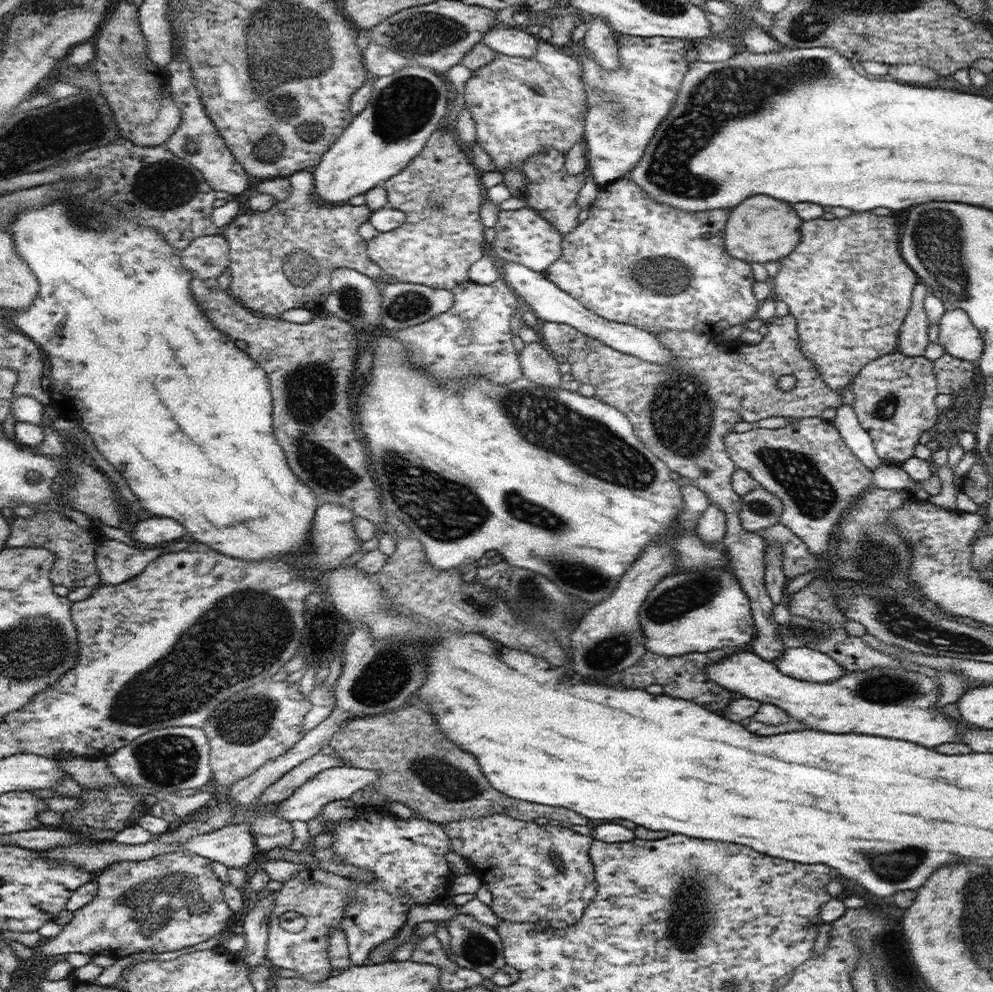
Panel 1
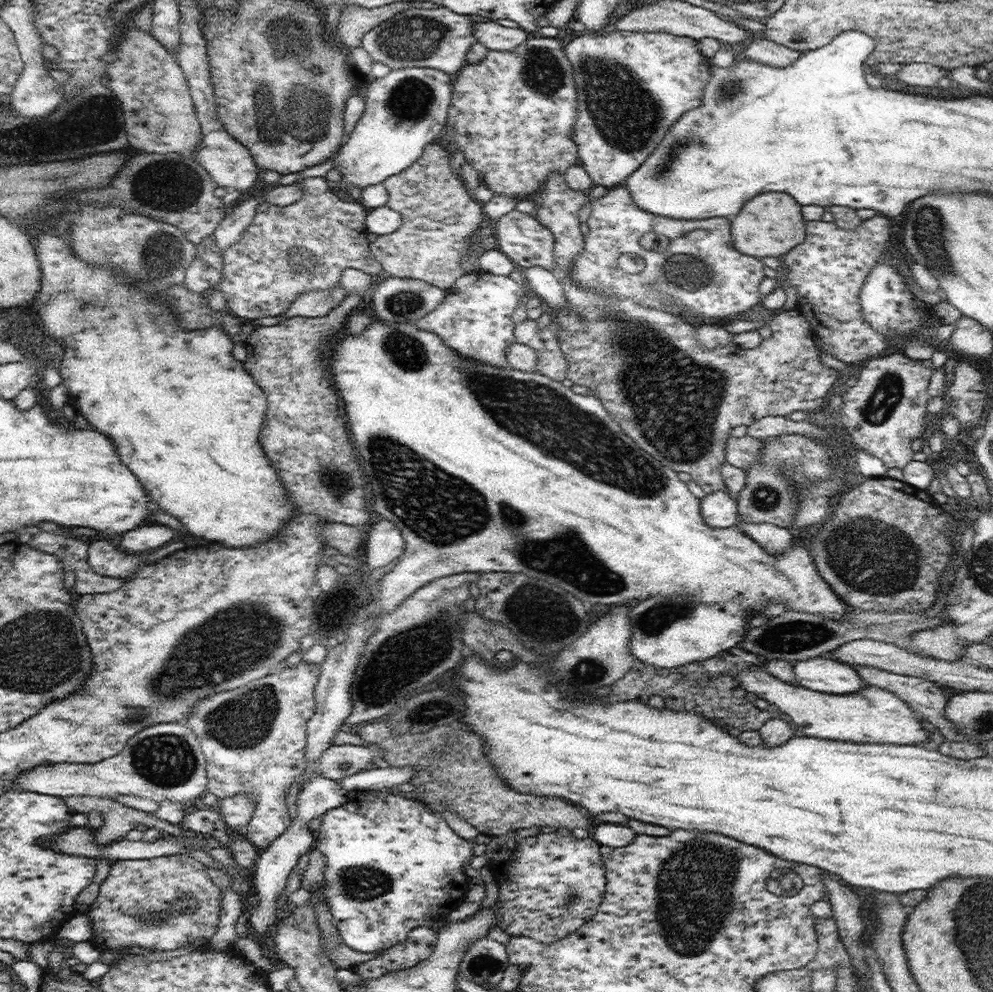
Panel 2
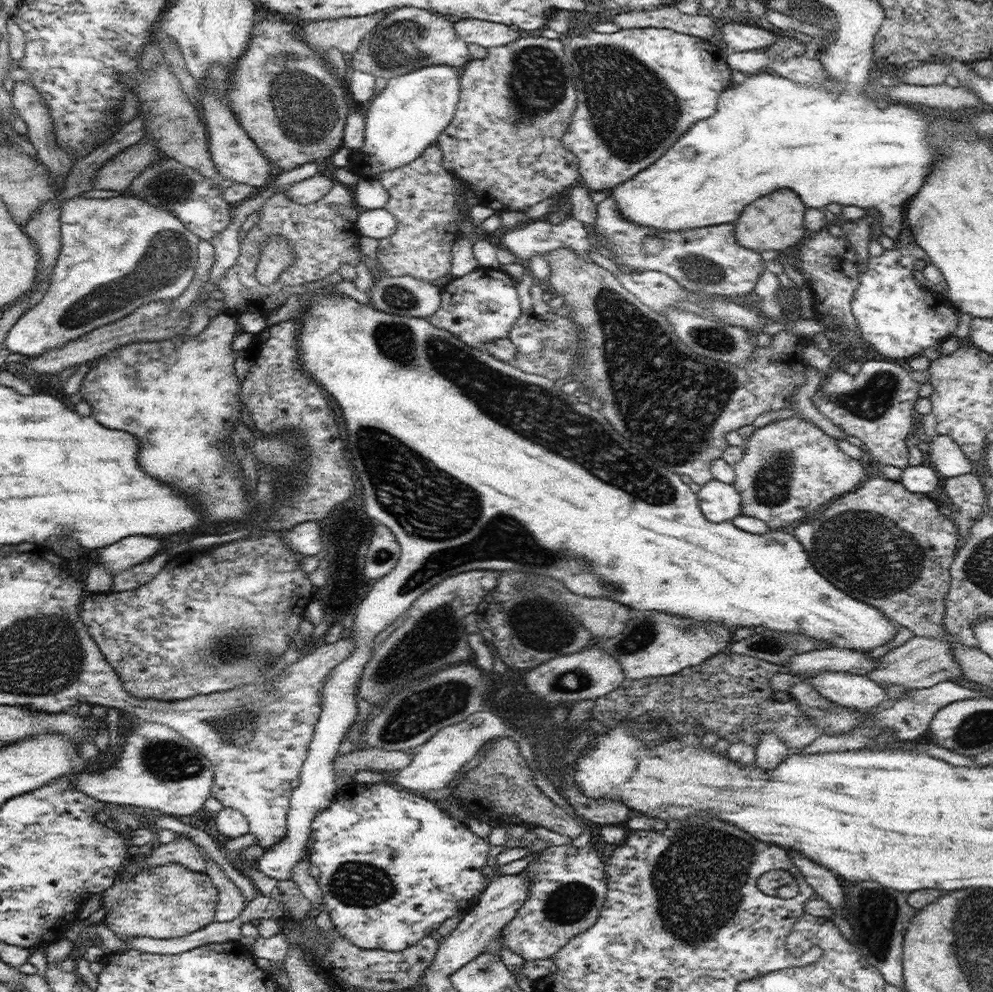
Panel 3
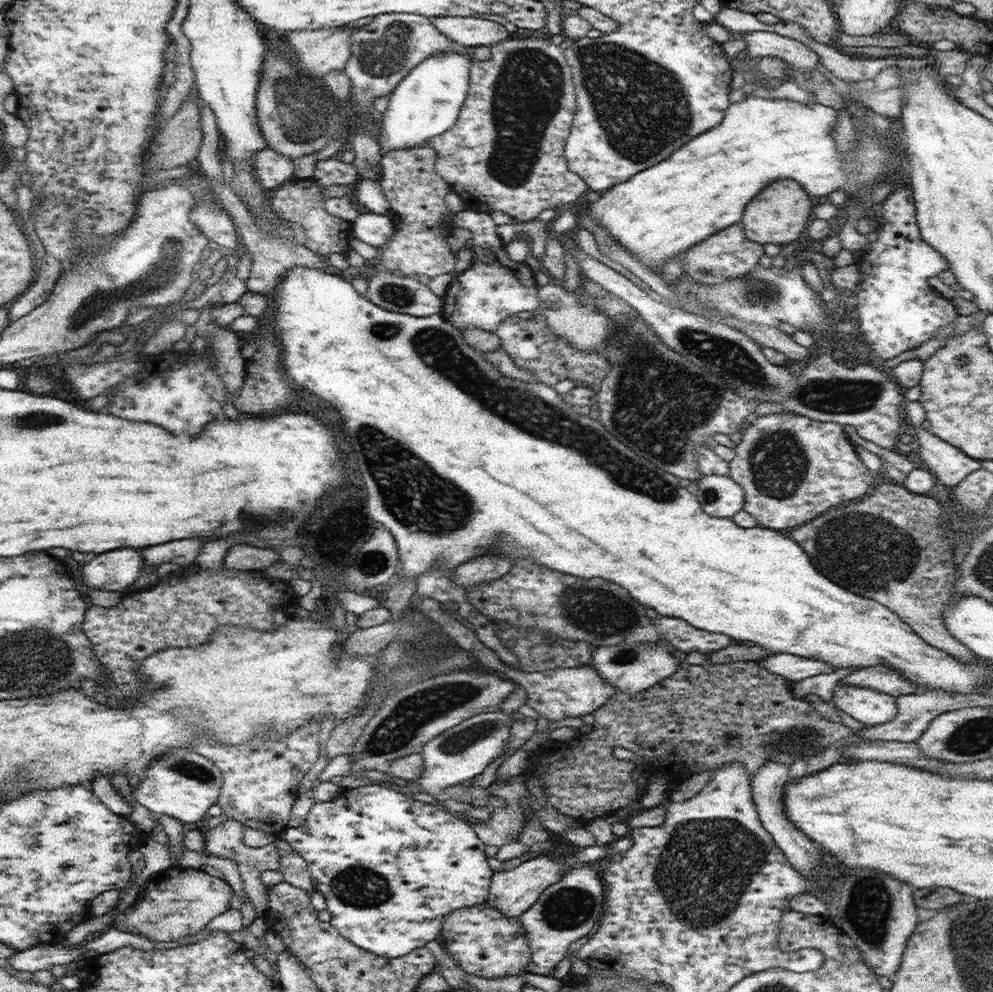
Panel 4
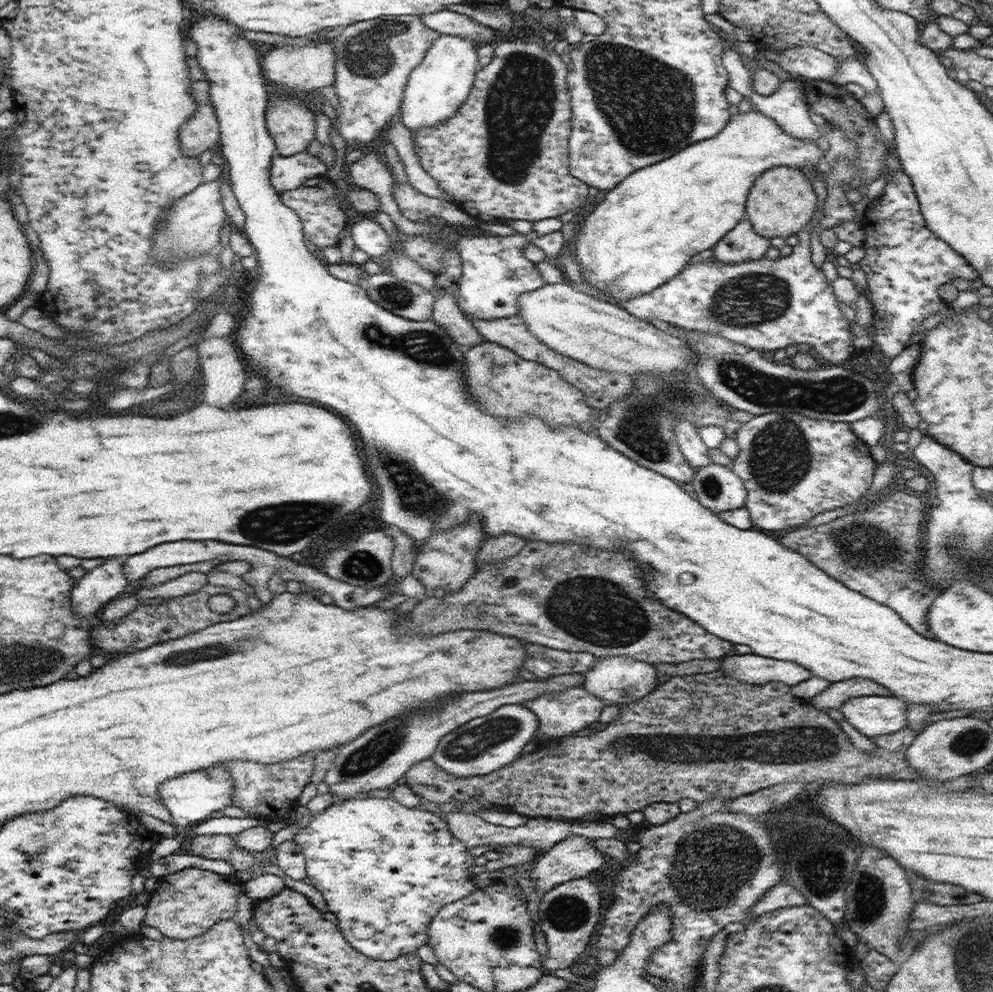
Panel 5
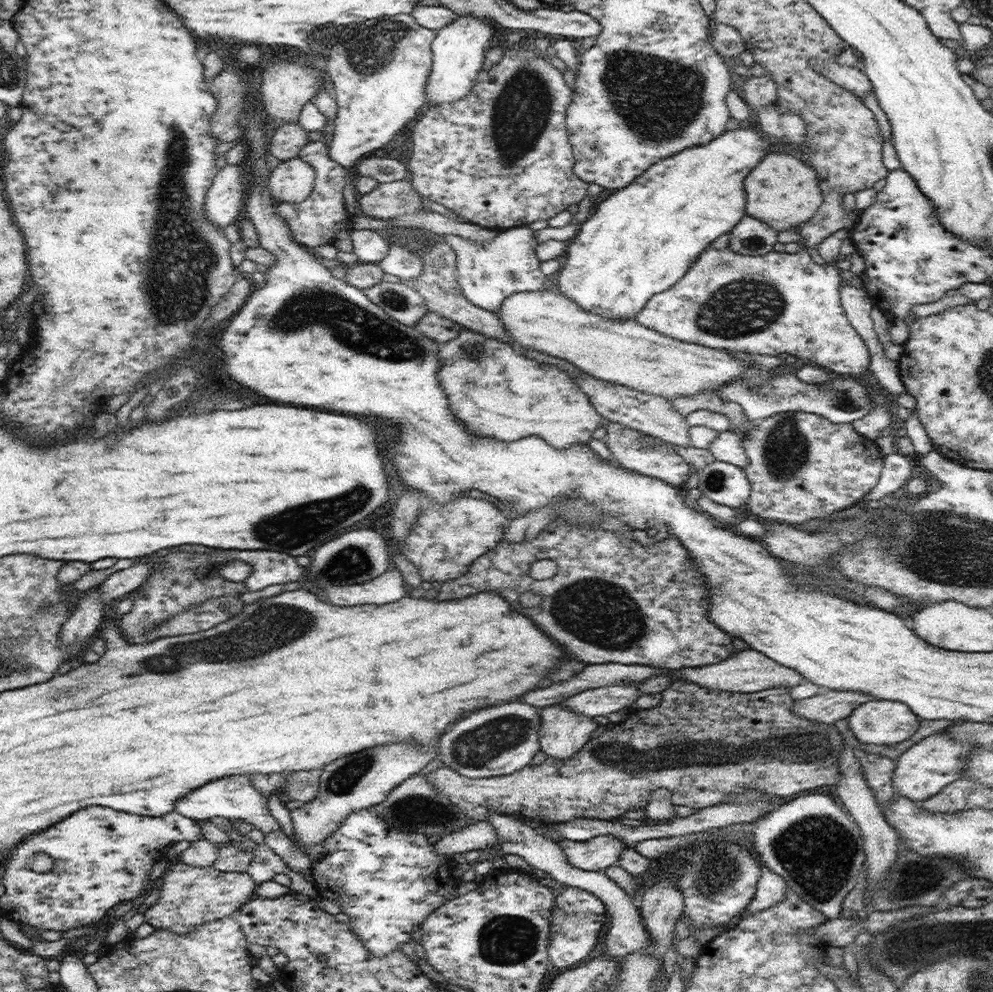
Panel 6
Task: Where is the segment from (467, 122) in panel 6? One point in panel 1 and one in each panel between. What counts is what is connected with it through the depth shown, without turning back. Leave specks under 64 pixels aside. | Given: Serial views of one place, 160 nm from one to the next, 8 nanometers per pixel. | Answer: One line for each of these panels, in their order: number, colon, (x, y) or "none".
1: (520, 105)
2: (512, 114)
3: (505, 142)
4: (505, 152)
5: (503, 156)

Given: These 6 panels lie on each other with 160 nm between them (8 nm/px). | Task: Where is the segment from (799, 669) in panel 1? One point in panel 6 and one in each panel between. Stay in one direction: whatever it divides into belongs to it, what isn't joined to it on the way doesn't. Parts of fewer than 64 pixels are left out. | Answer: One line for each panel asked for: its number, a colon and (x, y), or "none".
2: (822, 674)
3: (849, 689)
4: (868, 706)
5: (873, 716)
6: (884, 722)

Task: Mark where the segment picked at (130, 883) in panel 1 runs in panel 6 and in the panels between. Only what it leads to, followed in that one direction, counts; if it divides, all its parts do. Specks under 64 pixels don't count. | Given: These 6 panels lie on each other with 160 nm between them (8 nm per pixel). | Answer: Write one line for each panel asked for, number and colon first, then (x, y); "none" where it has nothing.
2: (163, 903)
3: (165, 901)
4: (179, 901)
5: (187, 903)
6: (190, 896)

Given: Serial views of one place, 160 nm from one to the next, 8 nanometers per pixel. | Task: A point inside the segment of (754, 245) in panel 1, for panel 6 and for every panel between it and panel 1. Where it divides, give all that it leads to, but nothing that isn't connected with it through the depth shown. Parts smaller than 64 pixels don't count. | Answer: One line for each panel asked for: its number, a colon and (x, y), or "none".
2: (770, 225)
3: (776, 222)
4: (777, 215)
5: (783, 200)
6: (783, 192)

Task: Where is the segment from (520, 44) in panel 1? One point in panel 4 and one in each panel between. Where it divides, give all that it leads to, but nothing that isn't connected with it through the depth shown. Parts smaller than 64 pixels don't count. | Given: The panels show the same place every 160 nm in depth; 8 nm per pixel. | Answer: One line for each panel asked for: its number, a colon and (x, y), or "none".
2: (499, 38)
3: (487, 34)
4: (469, 31)

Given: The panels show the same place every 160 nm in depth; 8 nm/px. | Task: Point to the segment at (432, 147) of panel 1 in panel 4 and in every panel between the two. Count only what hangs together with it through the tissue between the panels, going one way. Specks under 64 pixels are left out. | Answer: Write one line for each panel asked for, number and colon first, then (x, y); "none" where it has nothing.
2: (439, 215)
3: (423, 197)
4: (416, 193)

